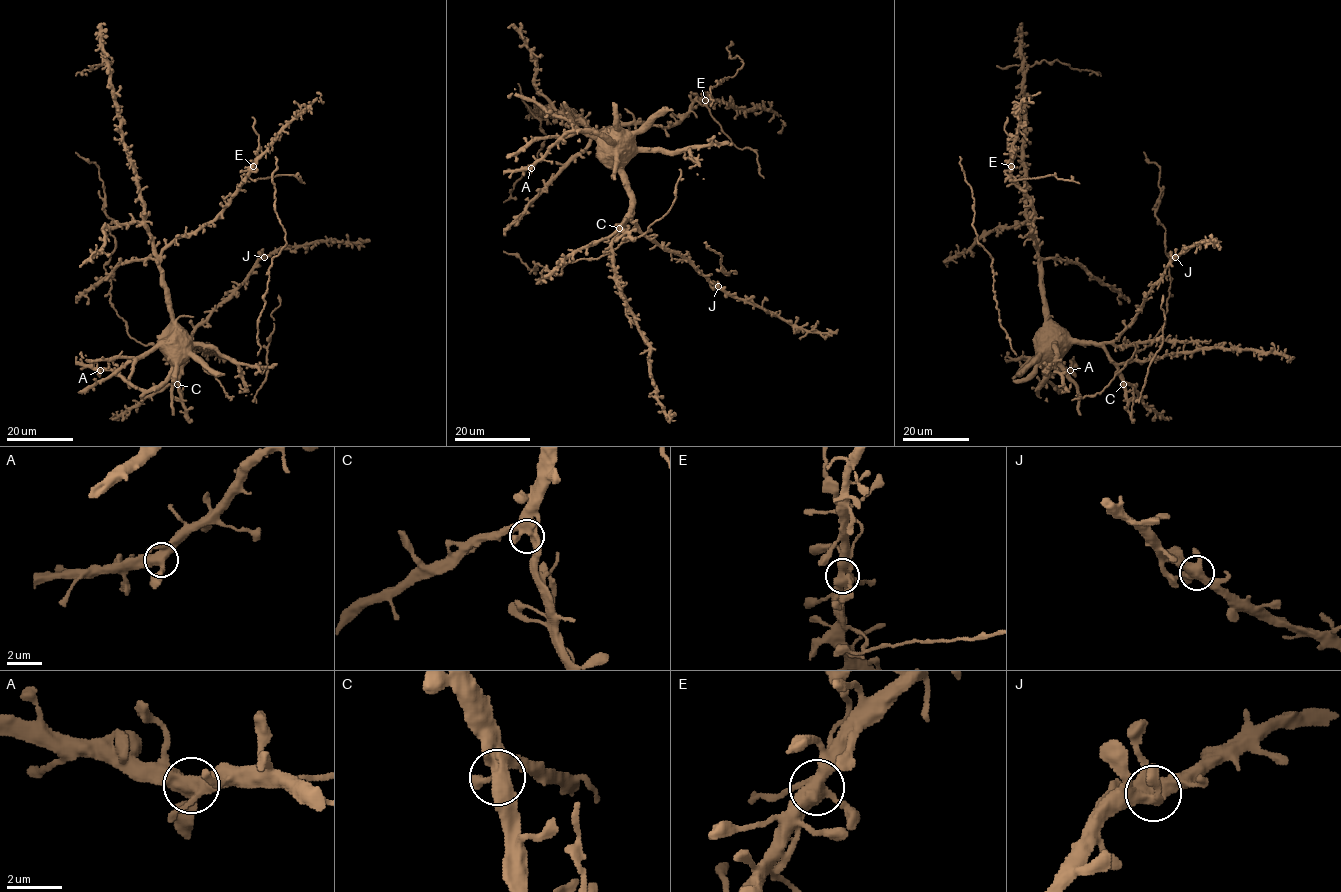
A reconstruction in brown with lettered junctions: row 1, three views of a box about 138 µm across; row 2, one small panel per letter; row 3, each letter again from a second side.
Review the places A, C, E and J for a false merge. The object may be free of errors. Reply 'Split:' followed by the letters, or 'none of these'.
Split: E

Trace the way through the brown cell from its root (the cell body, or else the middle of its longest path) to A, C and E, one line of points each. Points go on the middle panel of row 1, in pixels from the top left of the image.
A: (613, 130), (613, 140), (587, 130), (571, 130), (531, 168)
C: (613, 130), (619, 129), (623, 134), (623, 185), (631, 203), (631, 212), (619, 228)
E: (613, 130), (615, 139), (599, 131), (627, 123), (670, 127), (697, 100), (704, 100)

